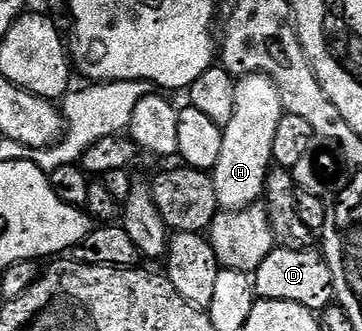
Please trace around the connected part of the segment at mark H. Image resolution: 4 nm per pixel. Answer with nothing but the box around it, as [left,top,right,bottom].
[213,76,285,210]

